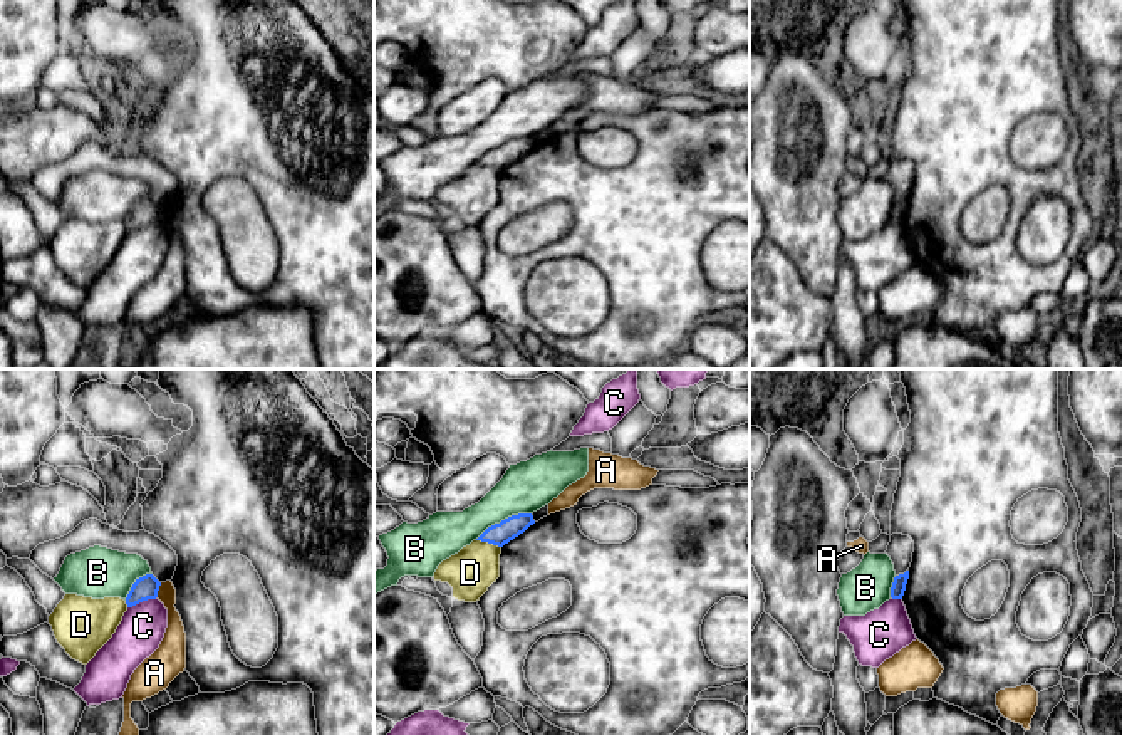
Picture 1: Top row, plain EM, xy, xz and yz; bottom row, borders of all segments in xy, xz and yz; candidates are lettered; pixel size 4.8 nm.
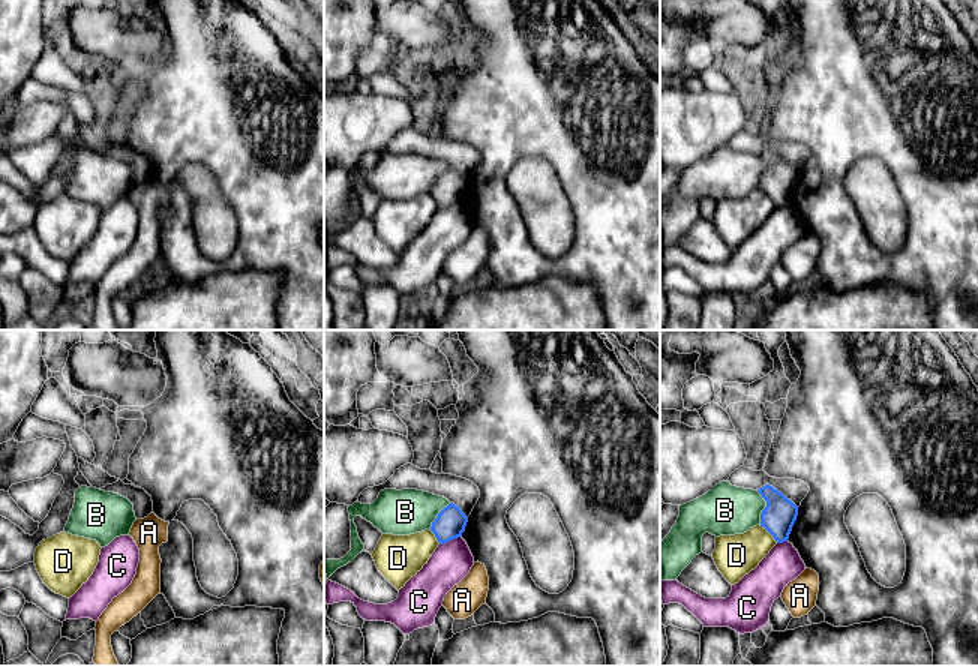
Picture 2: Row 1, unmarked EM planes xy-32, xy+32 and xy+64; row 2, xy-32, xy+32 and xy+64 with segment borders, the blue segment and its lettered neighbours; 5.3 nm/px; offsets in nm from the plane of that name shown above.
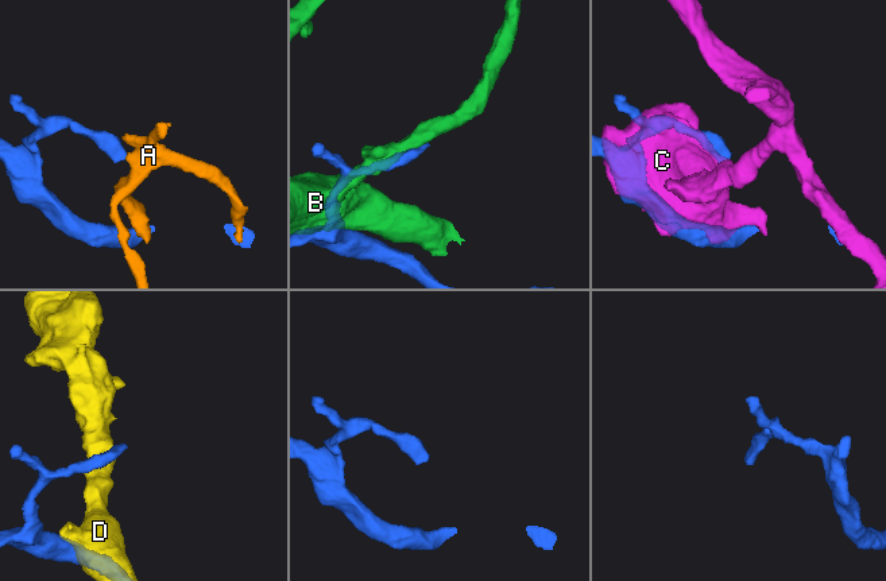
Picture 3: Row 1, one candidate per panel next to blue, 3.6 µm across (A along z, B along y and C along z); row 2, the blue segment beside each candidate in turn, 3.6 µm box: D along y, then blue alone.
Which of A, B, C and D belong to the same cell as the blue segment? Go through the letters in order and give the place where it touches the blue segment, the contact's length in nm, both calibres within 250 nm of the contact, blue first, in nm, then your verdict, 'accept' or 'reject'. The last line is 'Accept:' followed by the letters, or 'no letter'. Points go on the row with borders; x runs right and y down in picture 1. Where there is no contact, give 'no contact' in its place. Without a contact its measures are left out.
A: xy (158, 589) | 80 nm | 120/110 nm | reject
B: xz (502, 521) | 300 nm | 110/240 nm | reject
C: xy (141, 601) | 160 nm | 120/220 nm | reject
D: xz (488, 542) | 130 nm | 110/220 nm | reject
Accept: no letter

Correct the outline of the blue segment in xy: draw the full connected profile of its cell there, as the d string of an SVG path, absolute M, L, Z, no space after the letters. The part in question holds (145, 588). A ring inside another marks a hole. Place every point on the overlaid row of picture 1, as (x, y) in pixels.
M146 574L146 576L136 579L136 582L132 584L132 587L126 597L127 607L132 607L148 599L156 599L159 586L161 586L161 582L153 574Z

